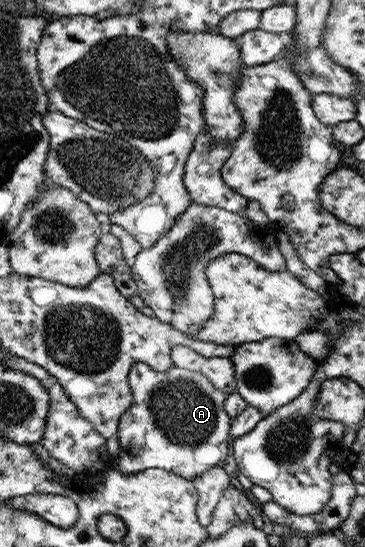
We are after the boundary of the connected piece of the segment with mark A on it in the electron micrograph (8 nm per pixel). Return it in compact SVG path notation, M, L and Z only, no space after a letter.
M141 363L131 369L128 383L133 395L133 404L120 421L122 451L117 455L116 471L135 474L150 468L158 468L193 481L209 472L211 467L216 468L216 465L229 455L231 416L225 409L227 396L223 390L213 386L206 375L182 369L174 364L166 373L160 373Z

